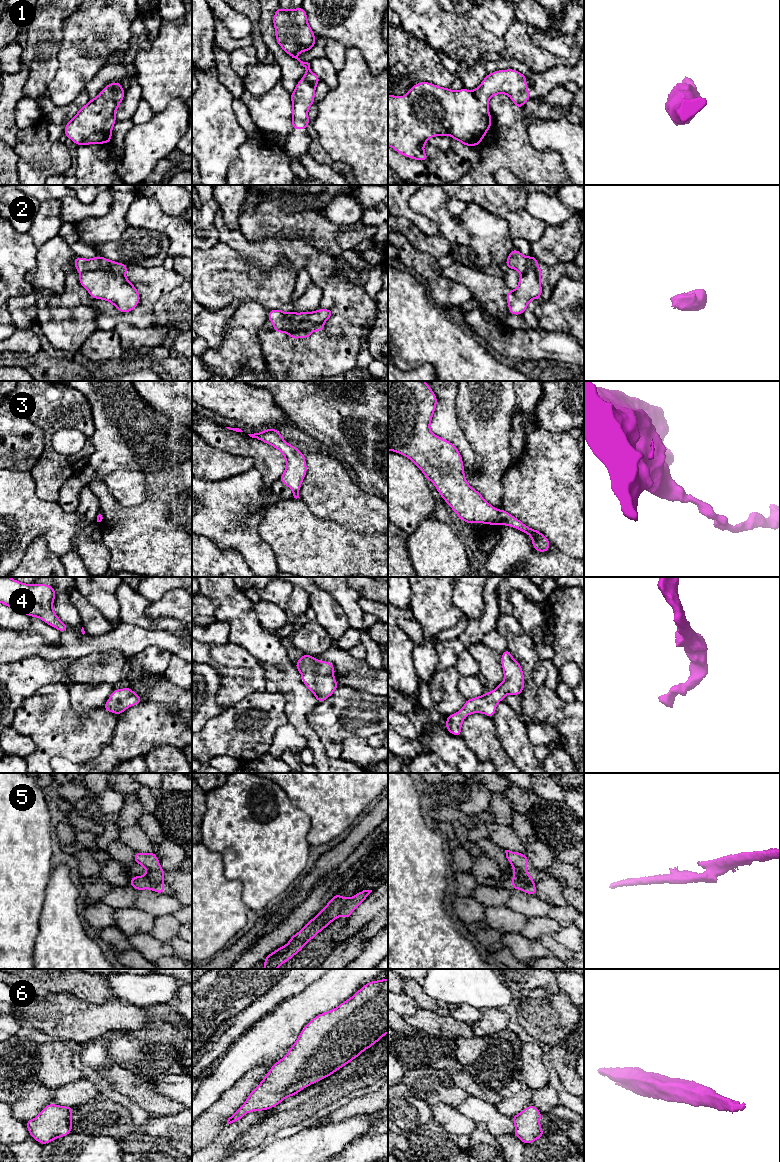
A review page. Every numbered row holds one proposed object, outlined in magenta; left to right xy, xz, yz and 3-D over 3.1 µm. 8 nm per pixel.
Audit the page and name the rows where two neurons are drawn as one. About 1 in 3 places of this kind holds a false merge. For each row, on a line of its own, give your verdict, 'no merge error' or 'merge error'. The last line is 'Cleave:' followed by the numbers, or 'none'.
1: no merge error
2: merge error
3: no merge error
4: no merge error
5: merge error
6: no merge error
Cleave: 2, 5

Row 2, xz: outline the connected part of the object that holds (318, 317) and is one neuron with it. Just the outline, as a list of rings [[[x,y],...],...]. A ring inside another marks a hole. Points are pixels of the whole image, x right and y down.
[[[318,309],[309,314],[309,316],[301,323],[292,326],[290,330],[310,330],[315,326],[325,324],[331,318],[333,311],[331,309]]]

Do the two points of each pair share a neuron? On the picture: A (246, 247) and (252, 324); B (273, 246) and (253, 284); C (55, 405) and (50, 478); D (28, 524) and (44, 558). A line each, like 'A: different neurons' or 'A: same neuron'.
A: different neurons
B: different neurons
C: same neuron
D: different neurons

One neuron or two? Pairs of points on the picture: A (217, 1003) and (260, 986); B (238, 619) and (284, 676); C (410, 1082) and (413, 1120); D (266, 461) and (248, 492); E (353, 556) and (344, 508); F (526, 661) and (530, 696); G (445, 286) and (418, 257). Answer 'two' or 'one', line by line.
A: one
B: one
C: two
D: two
E: two
F: one
G: one

